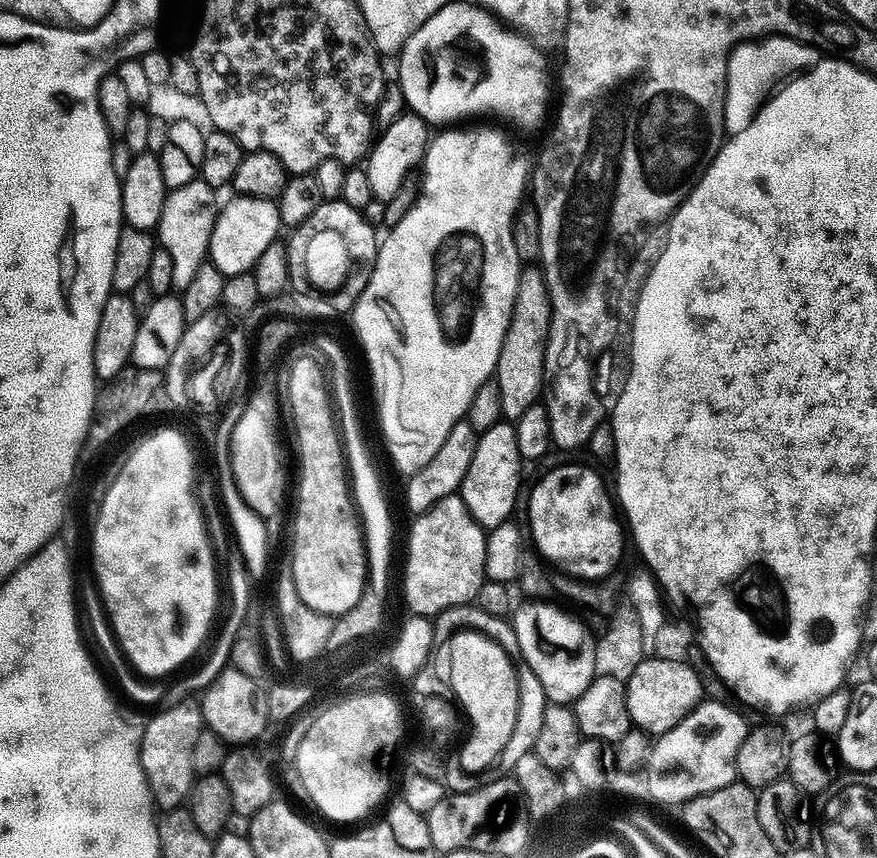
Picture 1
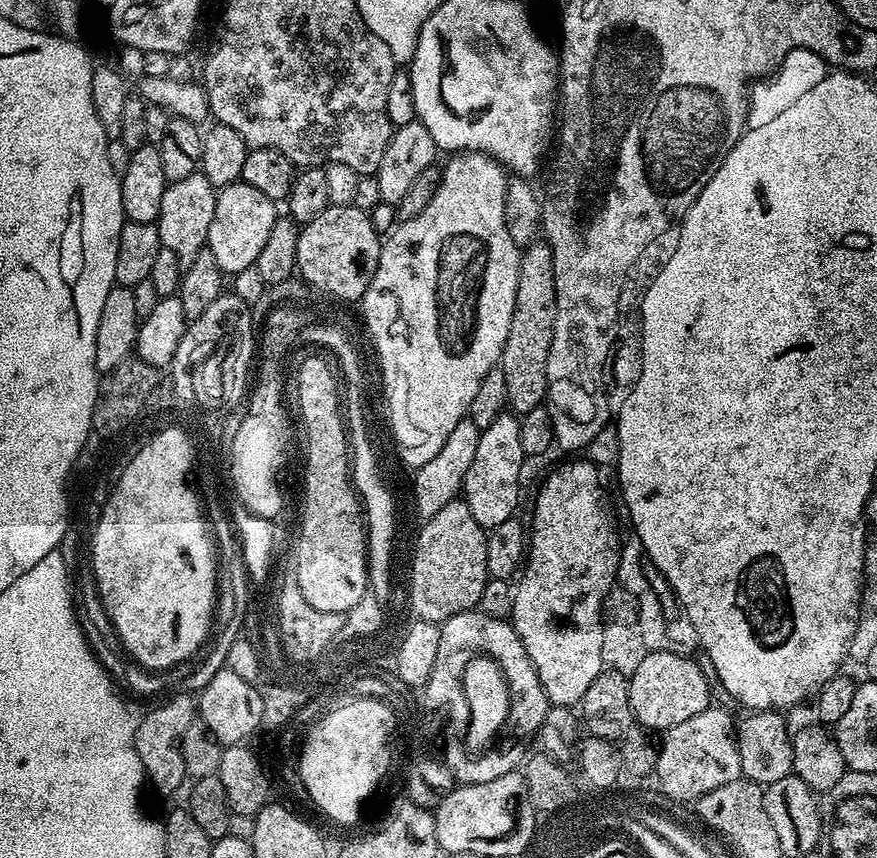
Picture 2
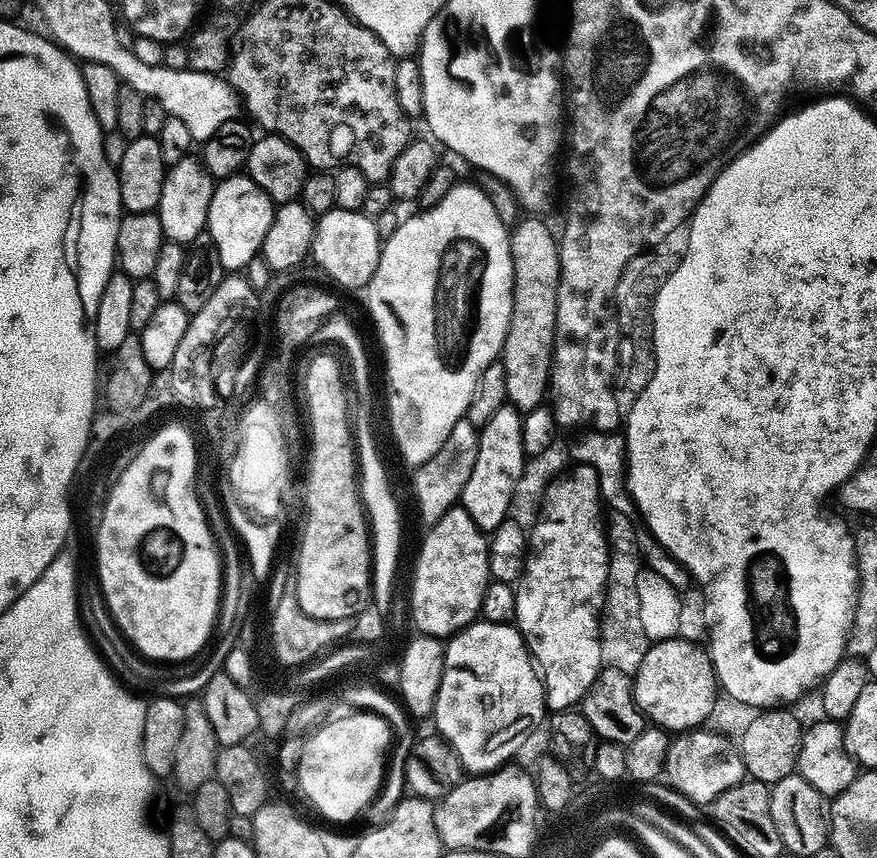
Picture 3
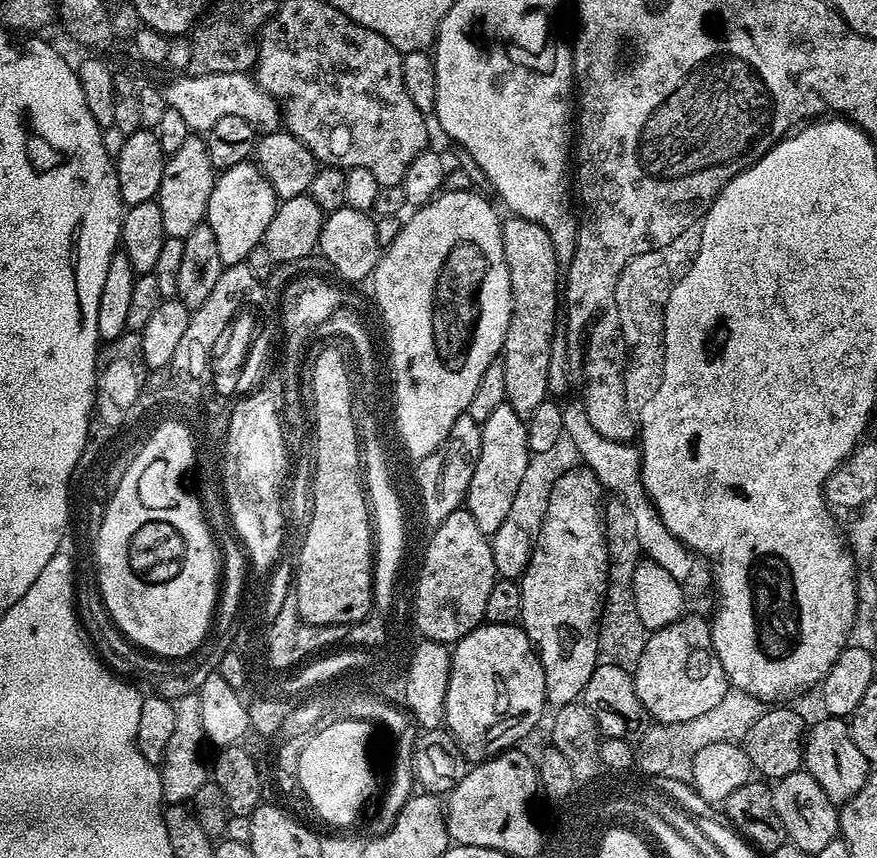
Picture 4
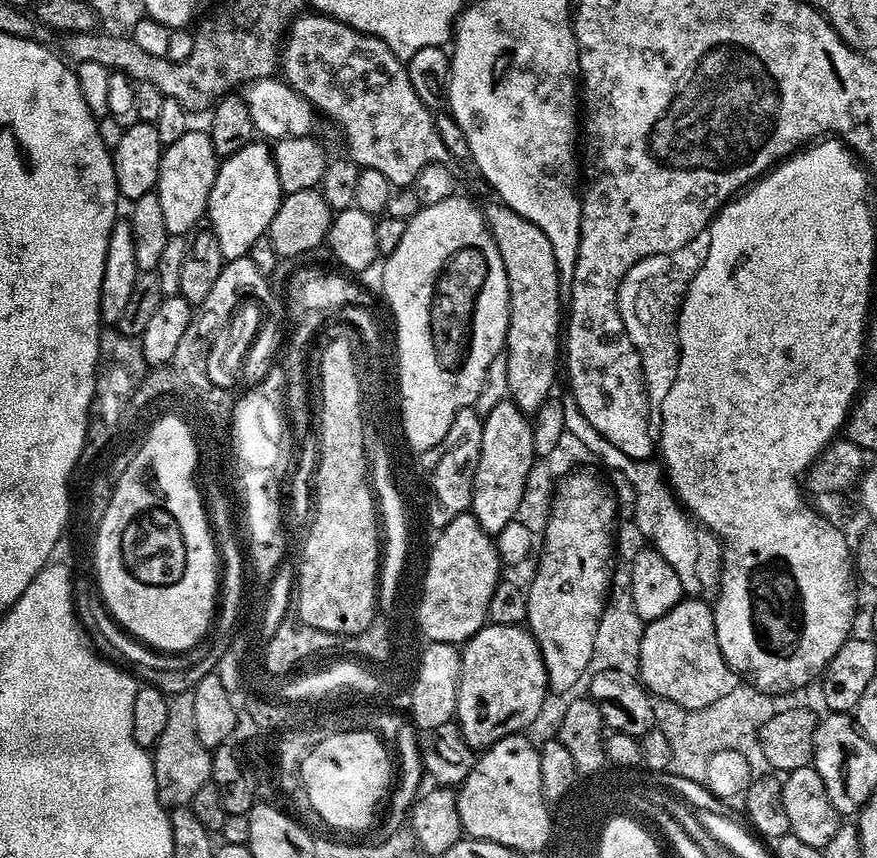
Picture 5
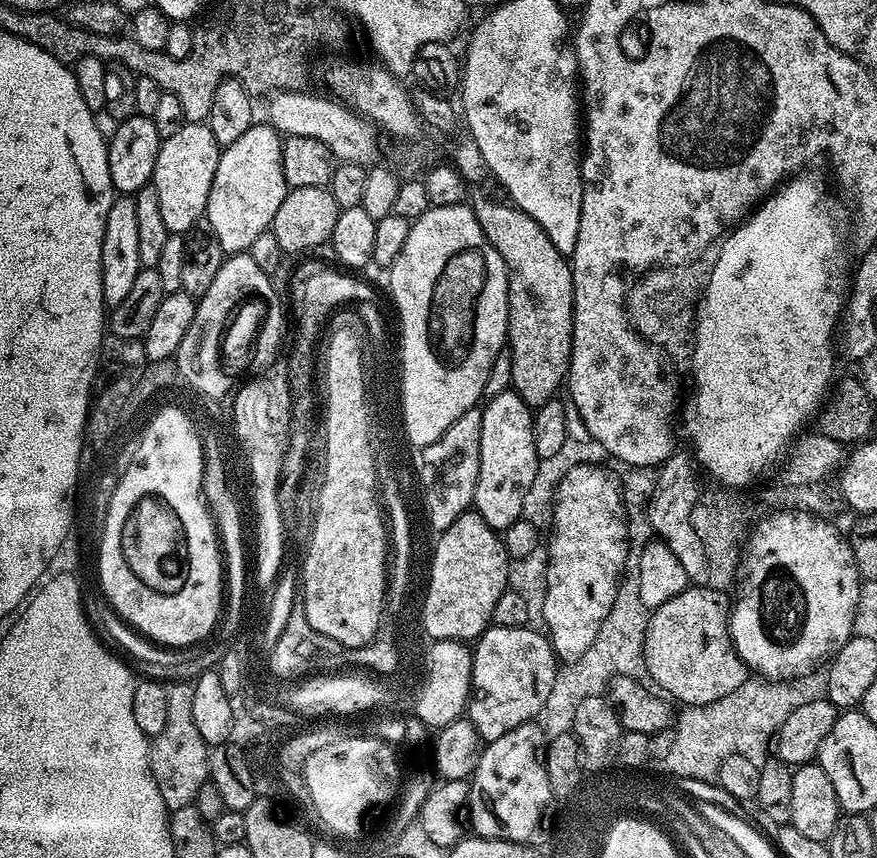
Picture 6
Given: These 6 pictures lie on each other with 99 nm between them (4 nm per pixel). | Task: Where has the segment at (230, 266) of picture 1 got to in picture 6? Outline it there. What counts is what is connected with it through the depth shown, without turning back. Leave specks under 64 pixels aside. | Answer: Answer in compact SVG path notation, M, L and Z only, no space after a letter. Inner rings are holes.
M256 122L238 142L220 153L218 170L210 186L207 227L222 242L225 254L247 253L258 234L269 231L289 186L282 174L282 136L271 124Z

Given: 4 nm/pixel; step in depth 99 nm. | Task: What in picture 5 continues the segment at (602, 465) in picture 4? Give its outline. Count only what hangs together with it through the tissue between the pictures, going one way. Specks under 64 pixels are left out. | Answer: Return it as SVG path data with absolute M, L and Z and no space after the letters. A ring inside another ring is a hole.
M565 399L564 409L566 410L564 431L574 434L579 441L585 443L593 457L596 455L606 467L621 472L628 479L633 496L631 519L636 521L638 530L642 530L645 541L652 549L658 554L662 554L662 558L666 558L666 562L670 562L670 566L674 566L674 574L678 574L678 582L682 582L682 590L688 594L691 583L695 580L695 577L690 575L690 570L694 570L692 556L695 537L692 536L691 529L687 528L693 517L688 515L679 503L674 502L674 493L666 483L666 476L661 465L652 459L631 460L629 456L622 454L622 450L618 450L618 446L606 442L606 438L602 438L602 434L598 434L598 430L594 430L594 426L590 426L590 422L586 422L586 414L582 414L582 410L578 410L575 399Z

